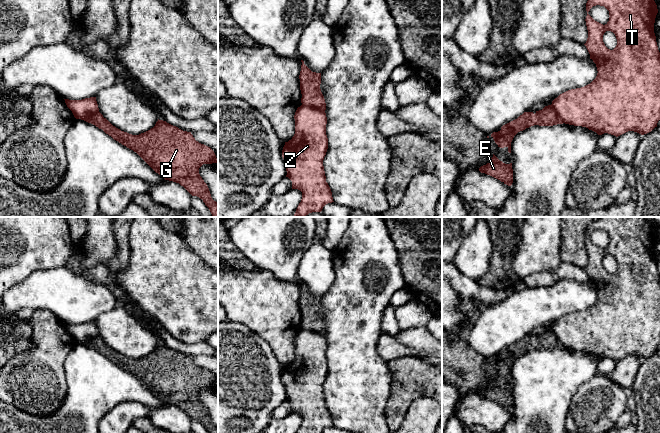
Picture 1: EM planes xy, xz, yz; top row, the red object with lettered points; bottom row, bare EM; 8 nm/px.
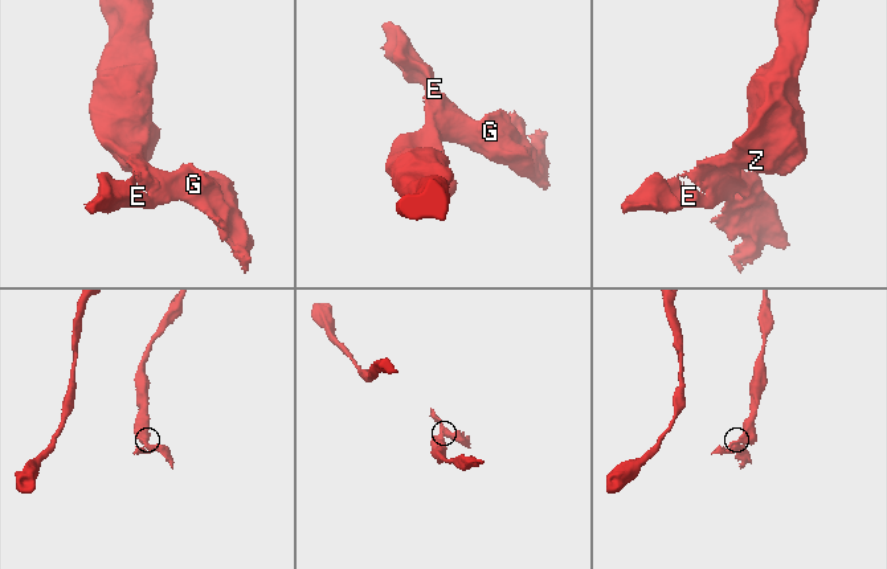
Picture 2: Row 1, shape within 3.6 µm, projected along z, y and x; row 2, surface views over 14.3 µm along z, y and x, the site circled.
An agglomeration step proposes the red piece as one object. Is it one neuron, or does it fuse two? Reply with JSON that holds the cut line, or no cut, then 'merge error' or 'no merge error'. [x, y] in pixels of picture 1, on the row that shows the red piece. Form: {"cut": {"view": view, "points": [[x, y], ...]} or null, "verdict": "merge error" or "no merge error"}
{"cut": {"view": "xz", "points": [[302, 104], [315, 107], [324, 112]]}, "verdict": "merge error"}

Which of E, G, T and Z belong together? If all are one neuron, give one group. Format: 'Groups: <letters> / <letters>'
Groups: E G / T Z

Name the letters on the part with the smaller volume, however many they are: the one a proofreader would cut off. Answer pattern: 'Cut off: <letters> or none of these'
Cut off: E, G

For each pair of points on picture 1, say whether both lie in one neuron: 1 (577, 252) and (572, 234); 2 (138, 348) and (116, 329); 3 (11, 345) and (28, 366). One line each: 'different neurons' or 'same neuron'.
1: same neuron
2: same neuron
3: different neurons

